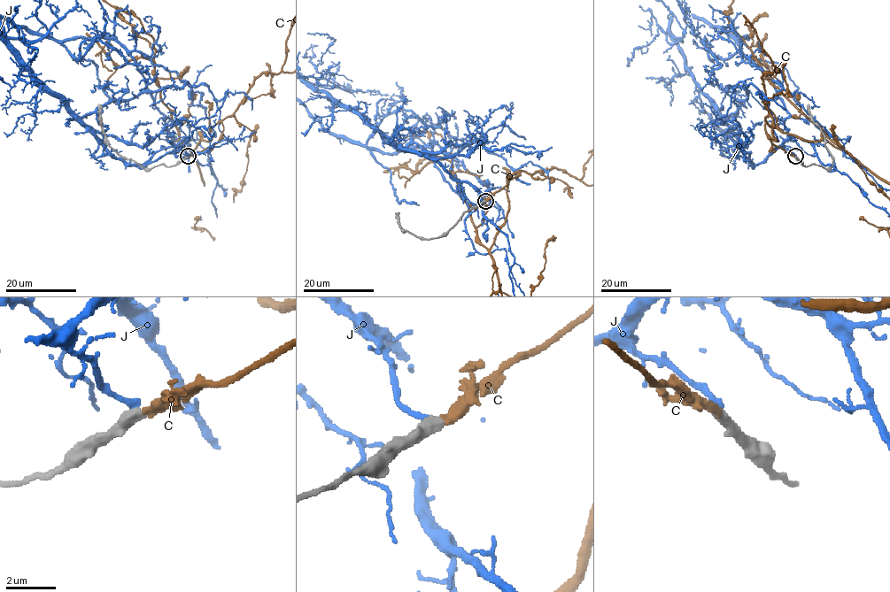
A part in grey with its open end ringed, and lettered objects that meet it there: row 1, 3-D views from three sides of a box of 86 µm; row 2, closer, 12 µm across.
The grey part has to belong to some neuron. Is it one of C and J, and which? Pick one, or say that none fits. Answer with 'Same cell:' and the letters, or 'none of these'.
Same cell: C

